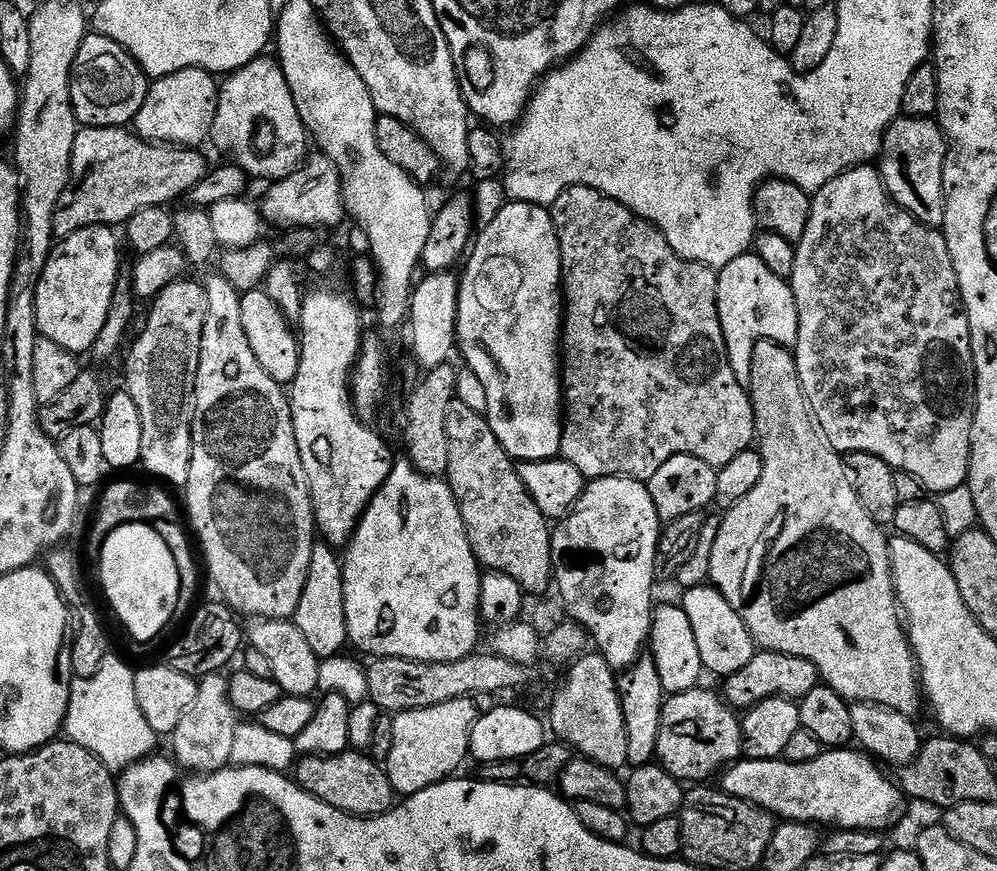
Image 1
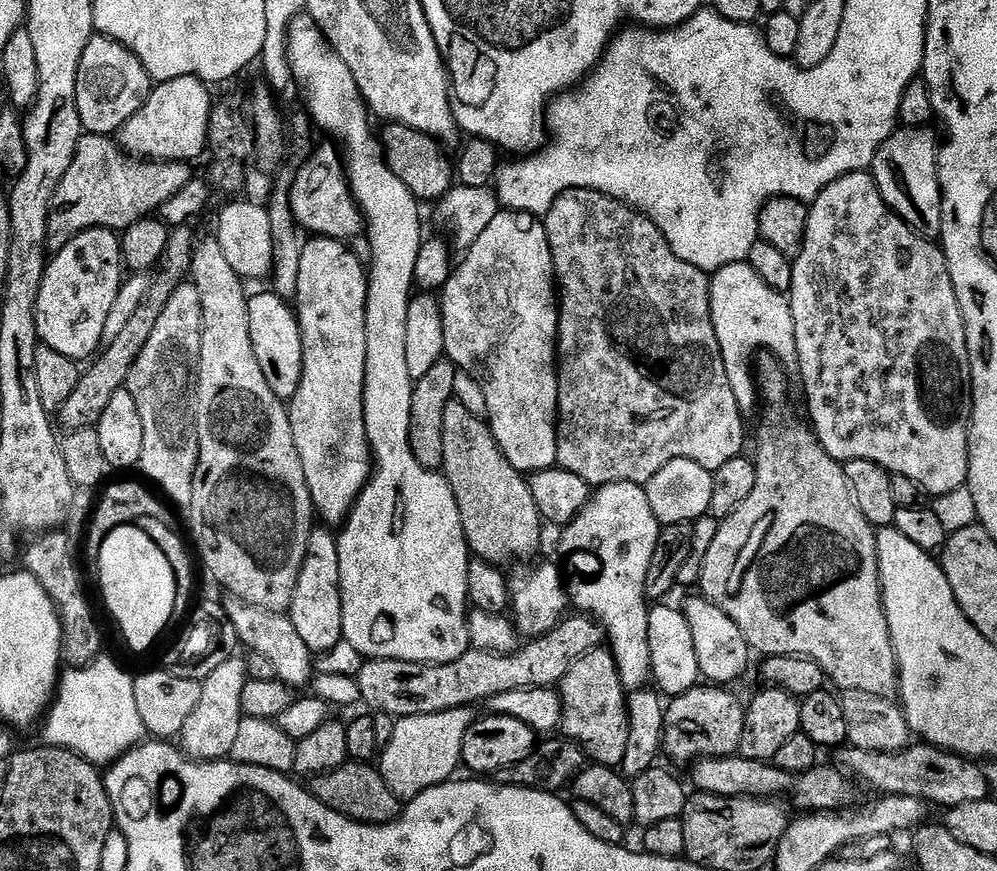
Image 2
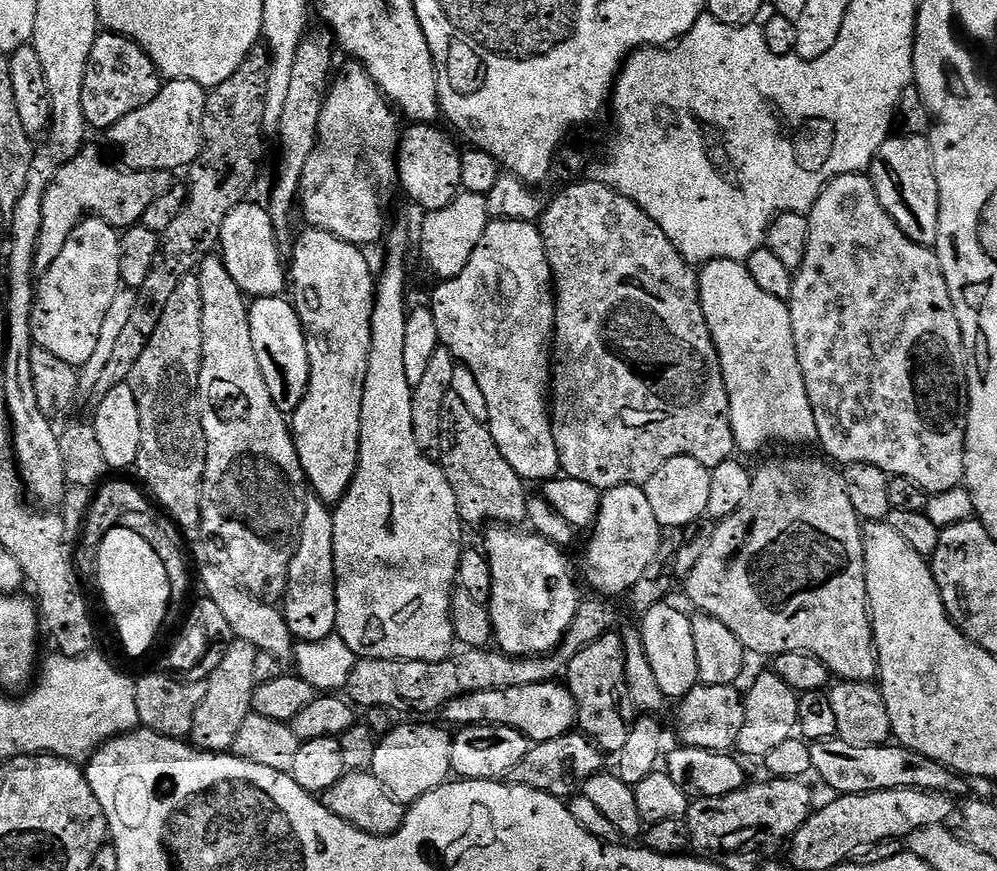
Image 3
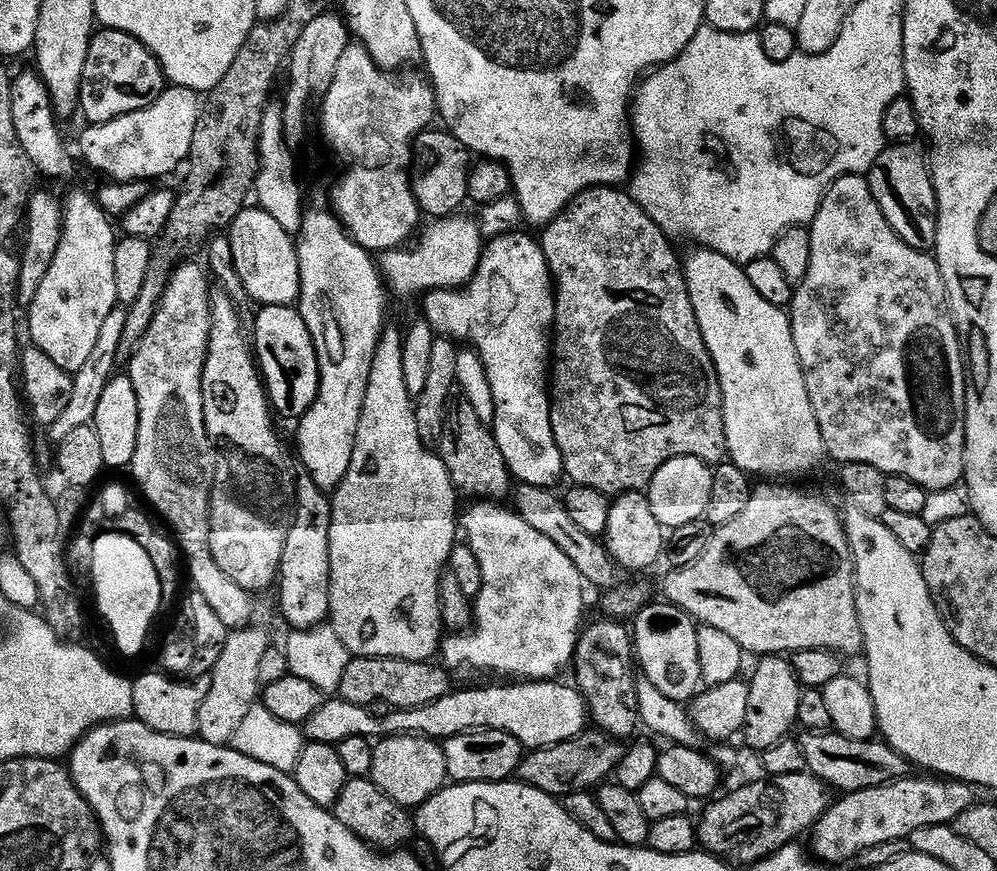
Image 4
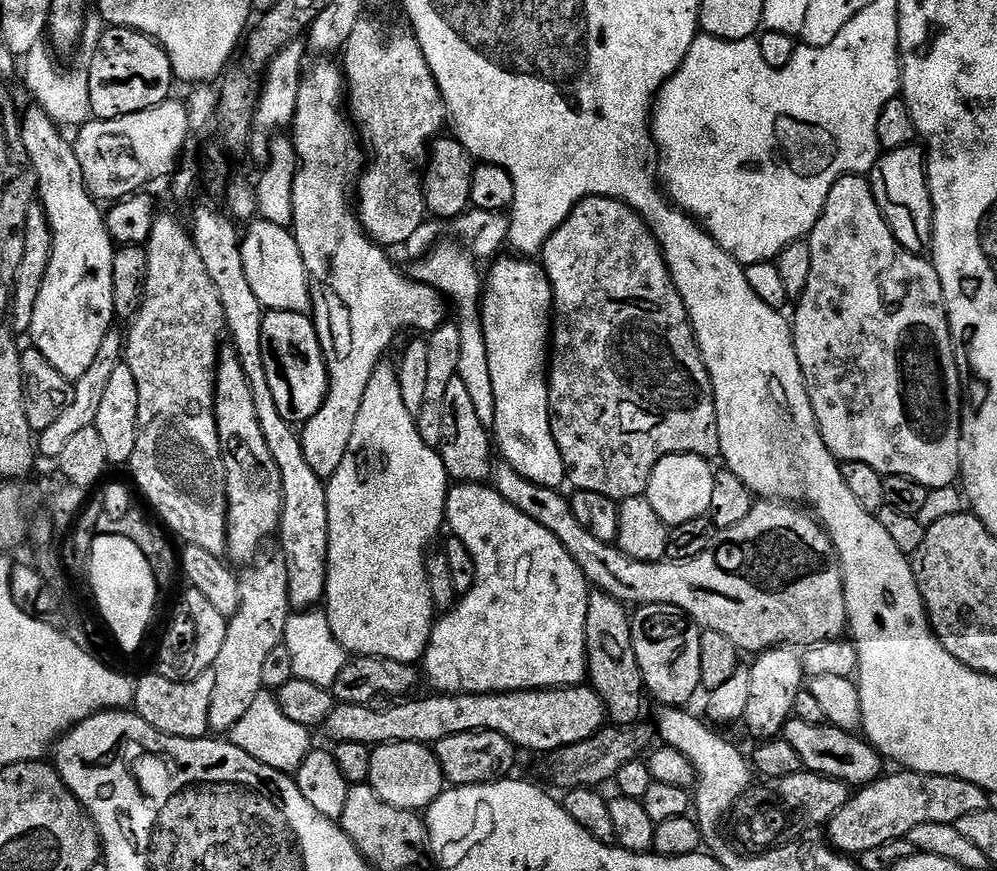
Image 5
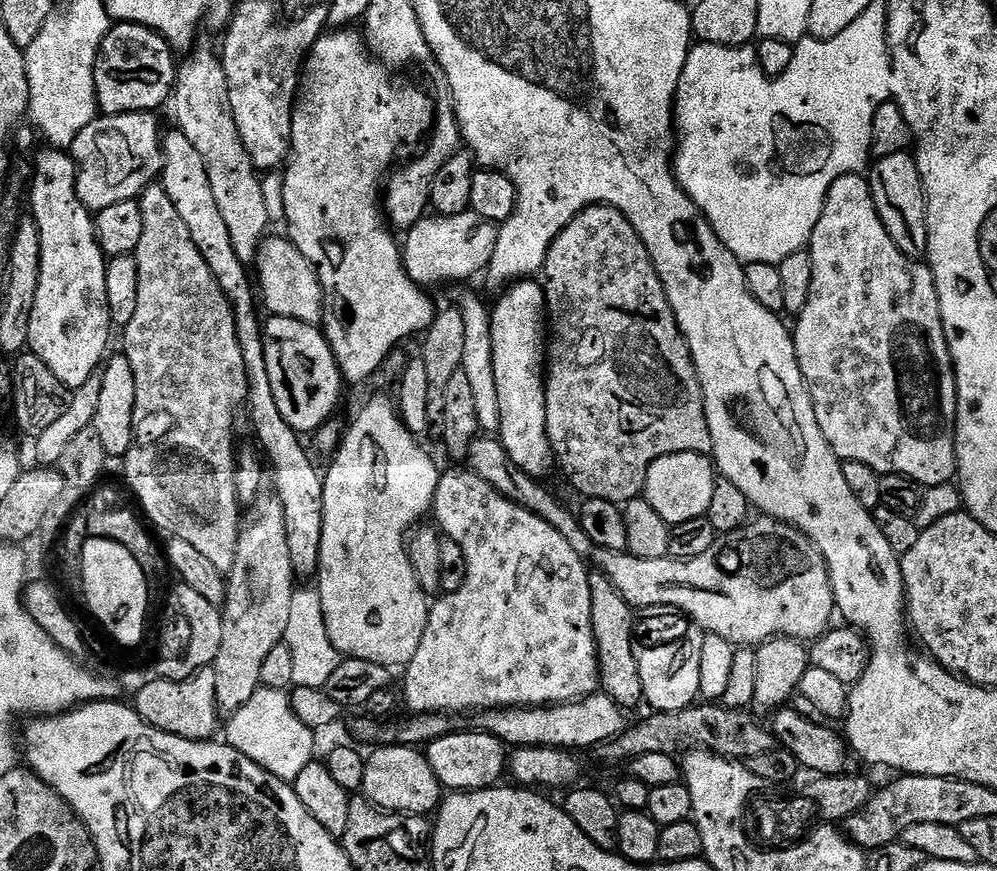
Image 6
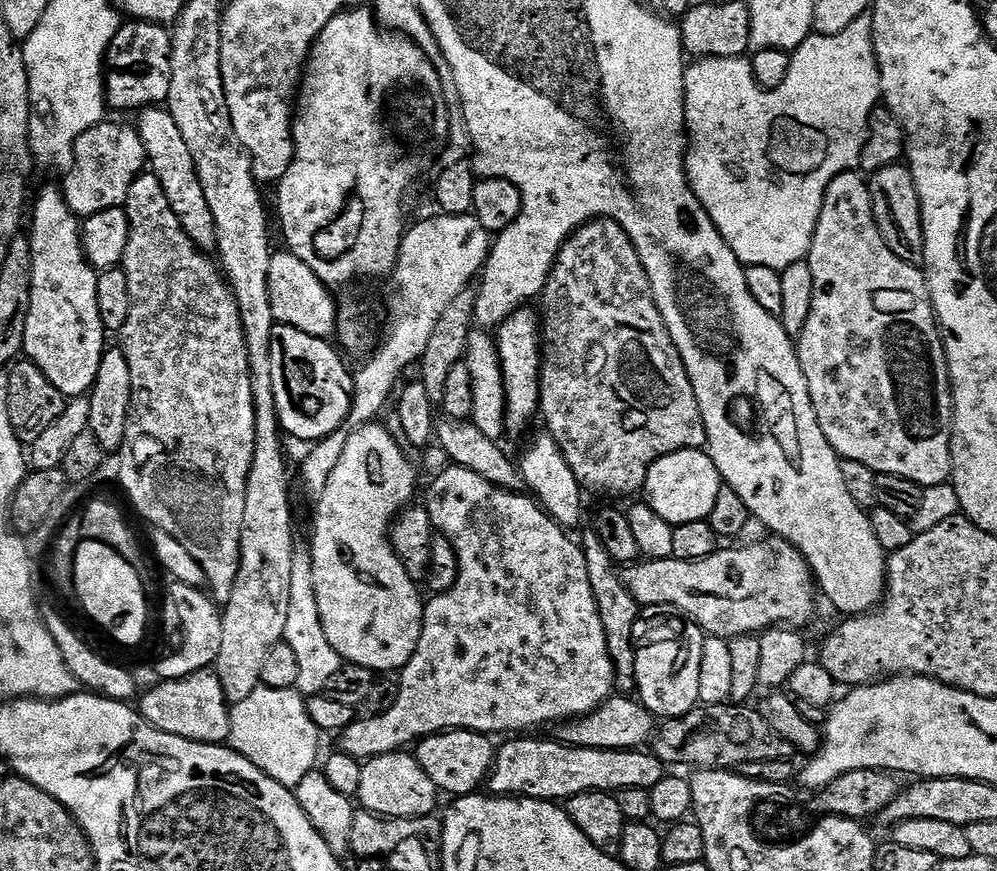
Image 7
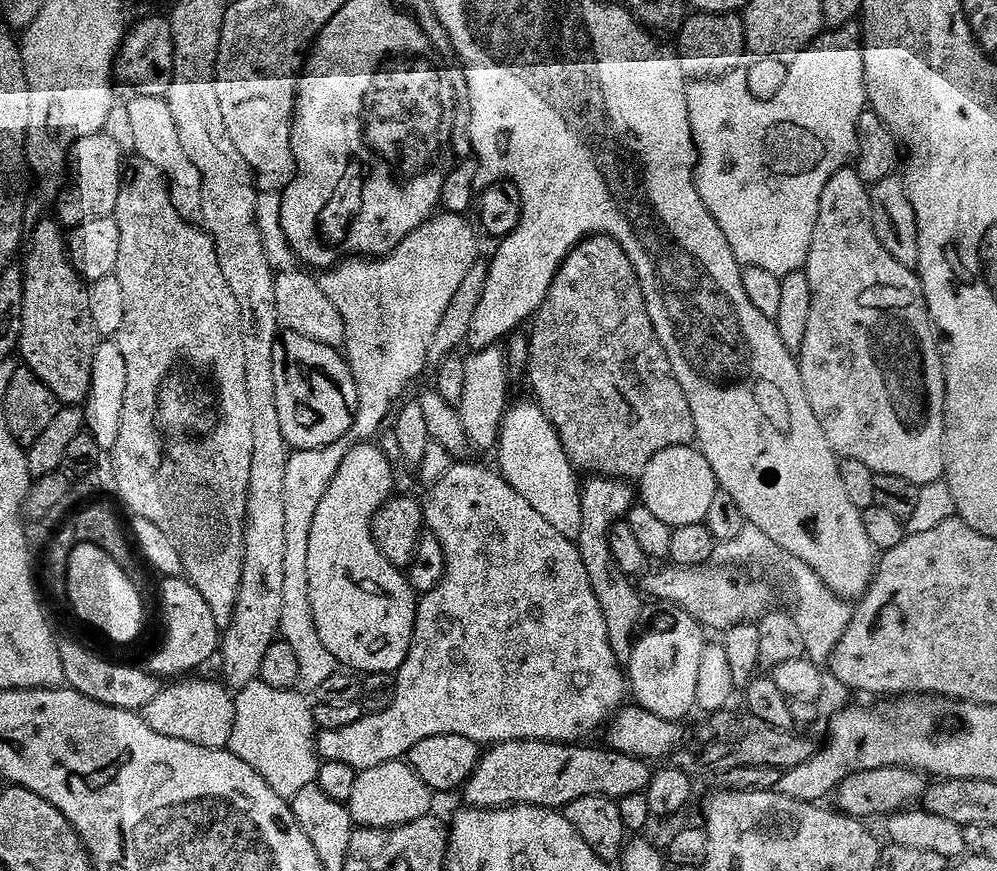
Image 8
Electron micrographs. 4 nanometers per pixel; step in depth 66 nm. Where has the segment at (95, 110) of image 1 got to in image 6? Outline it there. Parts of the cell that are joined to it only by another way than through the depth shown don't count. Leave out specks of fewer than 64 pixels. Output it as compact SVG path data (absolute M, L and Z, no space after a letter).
M113 23L112 29L106 34L106 38L100 47L100 53L94 66L94 86L96 87L96 107L103 115L117 116L127 112L155 113L164 103L169 103L176 86L176 74L178 60L174 55L174 49L168 41L155 32L153 28L147 28L141 24Z

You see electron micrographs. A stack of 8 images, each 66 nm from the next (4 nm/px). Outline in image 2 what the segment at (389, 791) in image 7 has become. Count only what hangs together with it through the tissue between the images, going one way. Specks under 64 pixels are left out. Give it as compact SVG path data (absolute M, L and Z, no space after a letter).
M471 707L455 708L438 714L402 716L396 720L392 739L379 753L378 767L386 786L390 786L401 802L410 801L457 775L456 767L459 769L462 764L462 742L474 719L472 712Z

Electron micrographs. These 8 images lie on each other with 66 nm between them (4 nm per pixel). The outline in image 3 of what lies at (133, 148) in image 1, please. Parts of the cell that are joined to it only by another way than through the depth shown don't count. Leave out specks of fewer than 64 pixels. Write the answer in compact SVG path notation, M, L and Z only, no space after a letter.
M81 147L79 152L61 163L50 190L46 190L46 198L42 198L42 230L38 233L38 246L34 250L34 271L37 274L54 266L54 258L58 258L62 246L66 246L66 238L70 238L77 225L89 214L117 230L135 228L143 221L148 207L174 187L171 171L127 166L115 168L88 147Z

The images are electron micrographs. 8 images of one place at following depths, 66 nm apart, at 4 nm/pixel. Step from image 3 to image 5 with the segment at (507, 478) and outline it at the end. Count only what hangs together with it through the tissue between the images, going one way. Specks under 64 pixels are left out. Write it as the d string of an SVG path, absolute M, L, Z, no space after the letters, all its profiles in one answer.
M458 375L450 378L450 383L446 385L446 394L442 398L442 442L438 451L444 468L453 481L478 484L487 481L493 475L493 437L490 435L490 429L482 426L482 421L478 419L478 413L474 411L474 402Z

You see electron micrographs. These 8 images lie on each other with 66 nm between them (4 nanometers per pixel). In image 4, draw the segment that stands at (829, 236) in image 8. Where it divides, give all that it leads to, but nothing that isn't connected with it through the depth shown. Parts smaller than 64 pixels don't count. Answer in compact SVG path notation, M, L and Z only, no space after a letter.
M843 176L830 185L824 193L818 214L810 225L810 270L806 278L795 285L790 305L790 319L794 346L798 350L800 365L806 378L806 390L810 394L810 406L814 406L814 418L822 430L824 450L829 457L840 460L841 465L865 464L884 473L885 477L901 476L927 489L929 493L955 489L964 479L964 439L966 438L966 398L969 377L966 375L966 356L962 351L960 333L952 321L952 307L948 304L946 282L942 270L936 264L935 255L906 246L898 234L886 222L882 210L864 176Z

